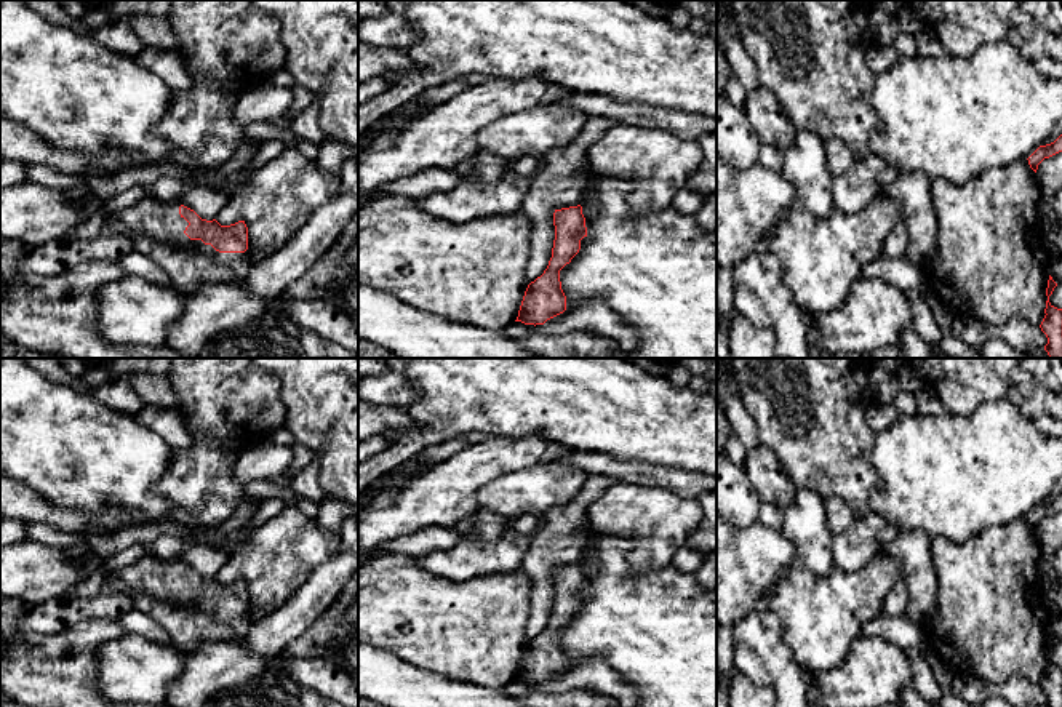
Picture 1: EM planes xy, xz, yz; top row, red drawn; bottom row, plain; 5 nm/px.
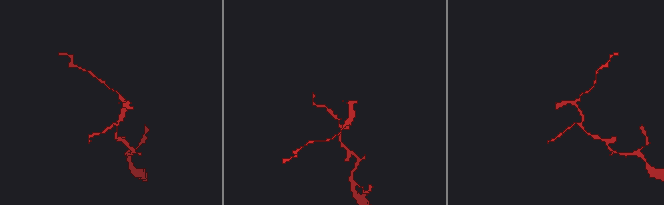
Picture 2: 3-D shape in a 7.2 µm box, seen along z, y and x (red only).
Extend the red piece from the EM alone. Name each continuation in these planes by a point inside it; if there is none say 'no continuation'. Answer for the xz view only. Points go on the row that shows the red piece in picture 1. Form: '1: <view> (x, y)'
no continuation

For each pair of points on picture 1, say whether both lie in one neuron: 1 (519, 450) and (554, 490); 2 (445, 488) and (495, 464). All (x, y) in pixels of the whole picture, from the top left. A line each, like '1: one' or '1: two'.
1: two
2: one

